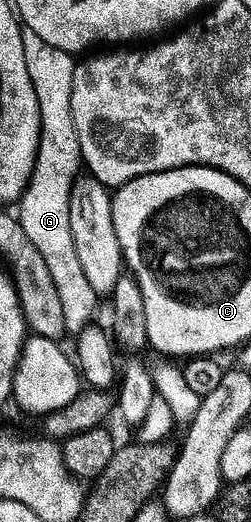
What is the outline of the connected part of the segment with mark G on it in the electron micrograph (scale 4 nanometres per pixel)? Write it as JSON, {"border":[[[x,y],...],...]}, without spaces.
{"border":[[[23,27],[24,62],[28,62],[28,78],[32,78],[32,86],[36,90],[36,102],[40,102],[40,146],[34,173],[22,194],[20,209],[16,216],[21,220],[28,238],[44,258],[48,271],[52,274],[56,290],[64,311],[66,331],[77,336],[91,325],[100,297],[93,292],[84,269],[80,266],[79,255],[76,254],[76,243],[72,234],[72,194],[75,181],[79,179],[84,168],[80,142],[76,134],[76,122],[72,118],[72,82],[76,78],[78,64],[69,52],[56,50],[48,46],[40,34],[32,34],[32,30]]]}

